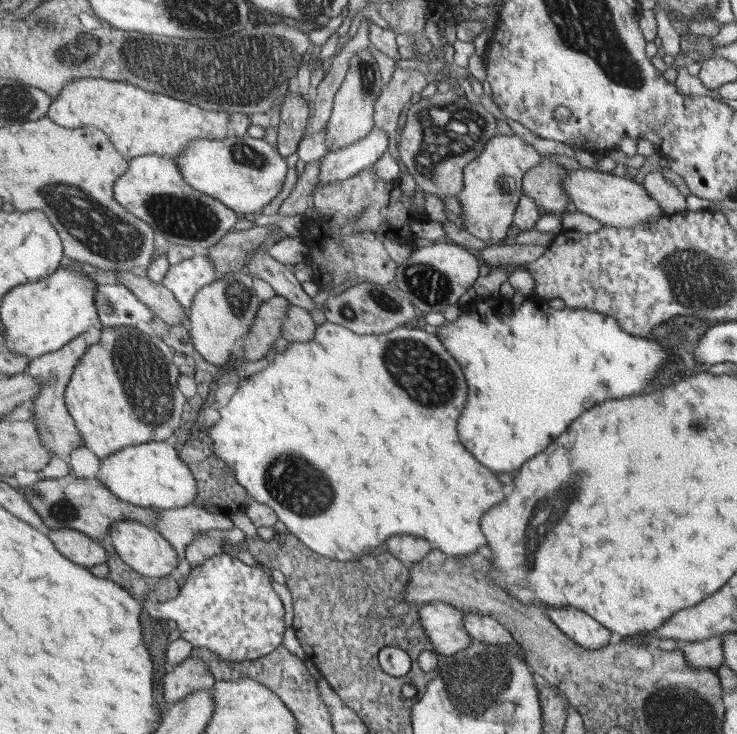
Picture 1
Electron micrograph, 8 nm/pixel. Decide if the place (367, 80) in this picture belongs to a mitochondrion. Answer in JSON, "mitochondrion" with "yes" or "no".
{"mitochondrion":"yes"}

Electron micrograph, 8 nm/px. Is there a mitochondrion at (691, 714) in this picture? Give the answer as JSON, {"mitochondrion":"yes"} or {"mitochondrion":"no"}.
{"mitochondrion":"yes"}

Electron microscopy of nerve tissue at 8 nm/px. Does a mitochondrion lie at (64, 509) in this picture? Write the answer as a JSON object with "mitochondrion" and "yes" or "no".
{"mitochondrion":"yes"}

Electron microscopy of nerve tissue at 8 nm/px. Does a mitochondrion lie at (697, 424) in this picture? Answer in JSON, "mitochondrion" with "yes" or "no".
{"mitochondrion":"yes"}

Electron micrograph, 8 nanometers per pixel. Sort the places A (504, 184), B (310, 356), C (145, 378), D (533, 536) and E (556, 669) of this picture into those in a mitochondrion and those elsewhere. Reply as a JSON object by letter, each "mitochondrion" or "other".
{"A":"mitochondrion","B":"other","C":"mitochondrion","D":"mitochondrion","E":"other"}

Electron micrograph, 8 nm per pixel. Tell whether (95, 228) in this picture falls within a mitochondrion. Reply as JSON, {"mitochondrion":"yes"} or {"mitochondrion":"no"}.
{"mitochondrion":"yes"}

